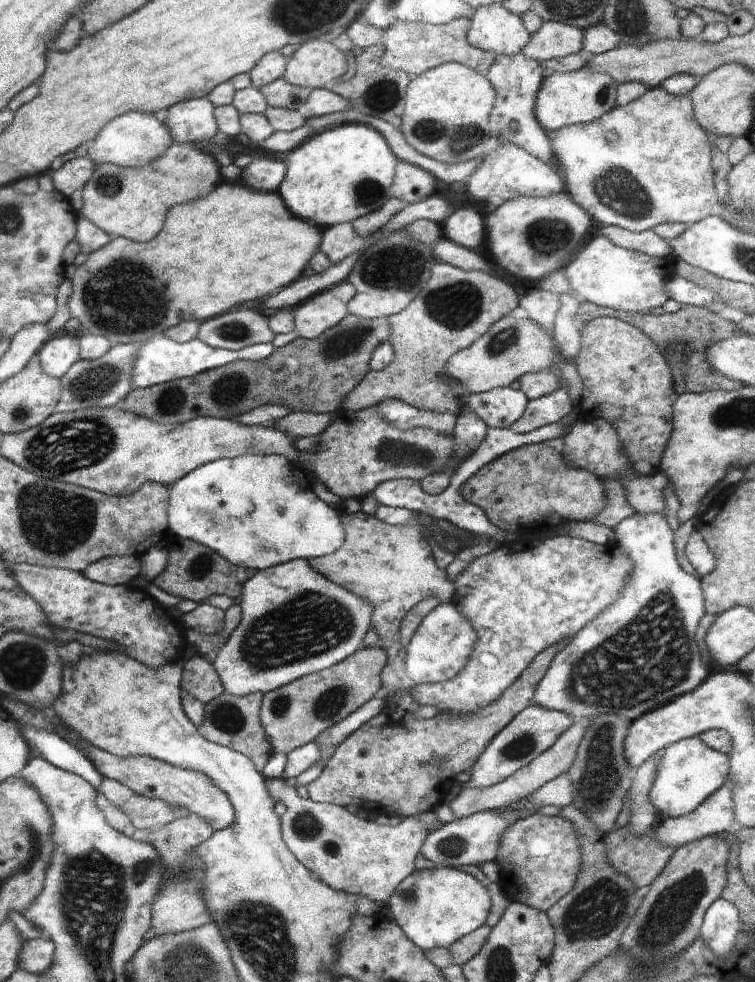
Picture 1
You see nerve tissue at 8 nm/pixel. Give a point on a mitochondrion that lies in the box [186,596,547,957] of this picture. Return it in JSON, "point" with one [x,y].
{"point":[307,826]}

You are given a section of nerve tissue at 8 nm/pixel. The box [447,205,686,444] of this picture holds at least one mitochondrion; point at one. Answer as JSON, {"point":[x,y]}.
{"point":[549,236]}

